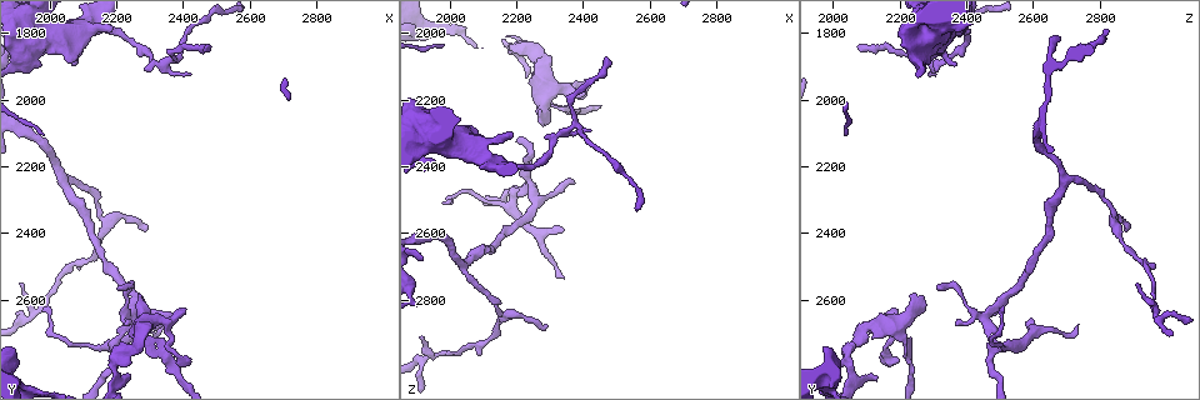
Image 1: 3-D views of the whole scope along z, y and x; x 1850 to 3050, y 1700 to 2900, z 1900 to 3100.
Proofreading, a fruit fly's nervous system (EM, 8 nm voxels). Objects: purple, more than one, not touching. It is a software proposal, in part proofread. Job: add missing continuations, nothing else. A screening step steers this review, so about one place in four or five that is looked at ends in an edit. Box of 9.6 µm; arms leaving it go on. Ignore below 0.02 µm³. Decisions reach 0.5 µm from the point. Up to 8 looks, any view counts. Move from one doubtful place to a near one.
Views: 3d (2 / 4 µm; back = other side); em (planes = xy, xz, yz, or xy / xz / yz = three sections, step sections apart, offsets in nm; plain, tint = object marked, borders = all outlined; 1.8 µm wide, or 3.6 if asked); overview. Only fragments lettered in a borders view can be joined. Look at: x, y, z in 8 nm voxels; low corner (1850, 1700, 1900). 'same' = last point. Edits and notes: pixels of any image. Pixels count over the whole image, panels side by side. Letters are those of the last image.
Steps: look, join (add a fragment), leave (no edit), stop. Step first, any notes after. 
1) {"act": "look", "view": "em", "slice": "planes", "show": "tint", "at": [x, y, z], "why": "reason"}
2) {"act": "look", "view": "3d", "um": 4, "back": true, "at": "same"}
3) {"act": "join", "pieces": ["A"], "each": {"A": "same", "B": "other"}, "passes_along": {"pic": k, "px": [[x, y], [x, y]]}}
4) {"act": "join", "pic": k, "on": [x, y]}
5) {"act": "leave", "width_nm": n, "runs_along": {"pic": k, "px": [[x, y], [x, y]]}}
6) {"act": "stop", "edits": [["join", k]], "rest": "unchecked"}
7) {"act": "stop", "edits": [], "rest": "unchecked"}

{"act": "look", "view": "em", "slice": "xz", "step": 8, "show": "borders", "at": [2340, 2660, 2600], "why": "free end"}

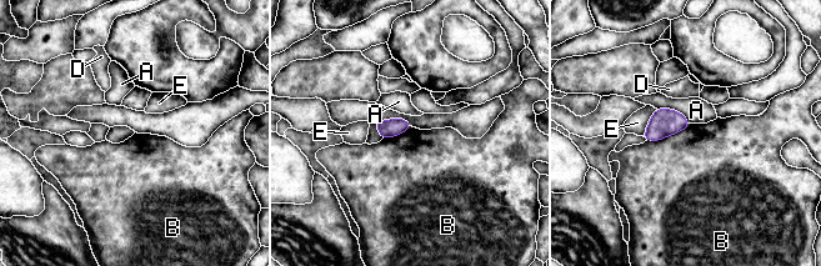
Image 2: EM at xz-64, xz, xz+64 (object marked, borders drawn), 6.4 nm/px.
{"act": "look", "view": "em", "slice": "planes", "show": "borders", "at": "same", "why": "another direction"}

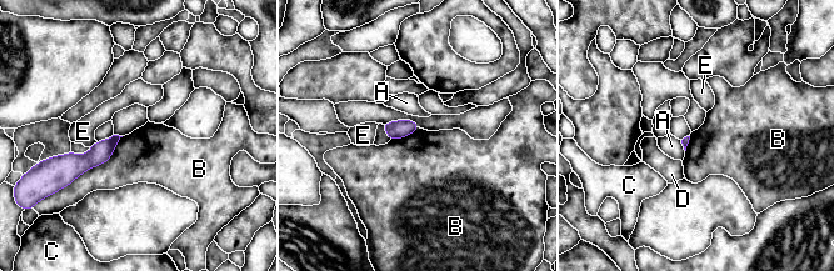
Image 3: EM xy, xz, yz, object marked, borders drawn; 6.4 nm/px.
{"act": "leave", "longest_contact_nm": ["B", 500], "each": {"A": "other", "B": "other", "C": "other", "D": "other", "E": "other"}, "border": {"pic": 3, "px": [[123, 136], [104, 162], [65, 186]]}, "found": "none of them fits"}

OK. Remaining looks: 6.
{"act": "look", "view": "3d", "um": 2, "at": [2220, 2660, 2360]}

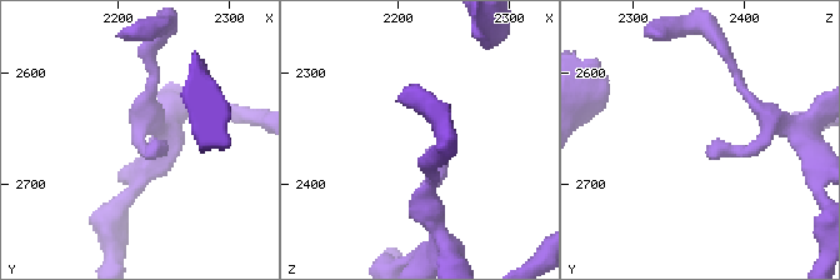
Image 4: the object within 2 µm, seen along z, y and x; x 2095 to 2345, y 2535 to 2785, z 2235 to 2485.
{"act": "look", "view": "em", "slice": "planes", "show": "plain", "at": [2230, 2670, 2366], "why": "now the EM"}

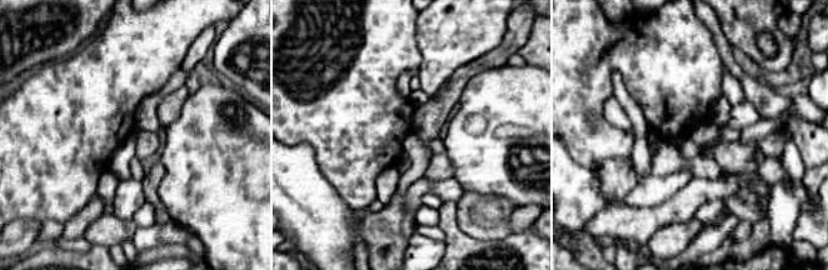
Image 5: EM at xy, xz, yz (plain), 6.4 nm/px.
{"act": "look", "view": "em", "slice": "planes", "show": "borders", "at": "same", "why": "what lies round it"}

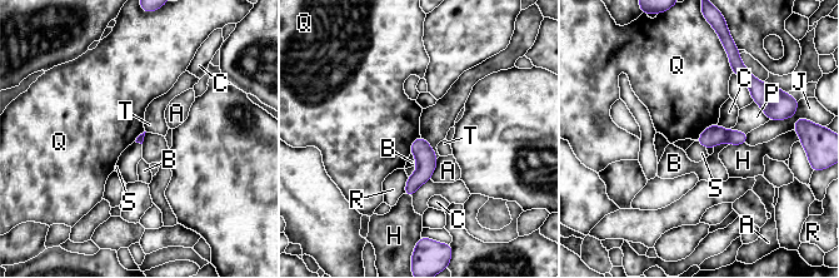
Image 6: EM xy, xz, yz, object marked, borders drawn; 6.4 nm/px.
{"act": "leave", "each": {"A": "other", "B": "other", "C": "other", "H": "other", "J": "other", "P": "other", "Q": "other", "R": "other", "S": "other", "T": "other"}, "border": {"pic": 6, "px": [[717, 124], [709, 124], [695, 139]]}, "found": "none of them fits"}

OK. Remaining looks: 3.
{"act": "look", "view": "3d", "um": 2, "at": [2280, 2670, 2150], "why": "sharp bend"}

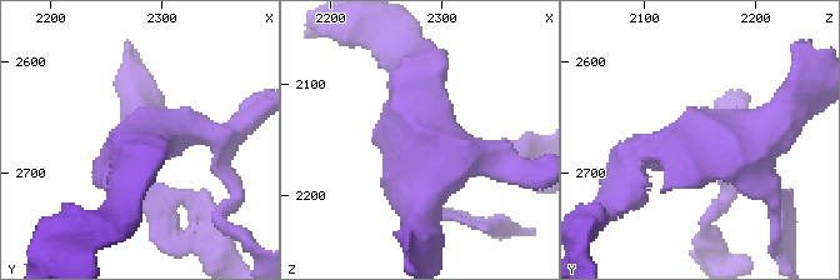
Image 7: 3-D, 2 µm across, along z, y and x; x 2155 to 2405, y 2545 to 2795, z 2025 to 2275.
{"act": "look", "view": "em", "slice": "planes", "show": "plain", "at": [2284, 2668, 2150], "arms": 4, "why": "shape alone is not enough"}

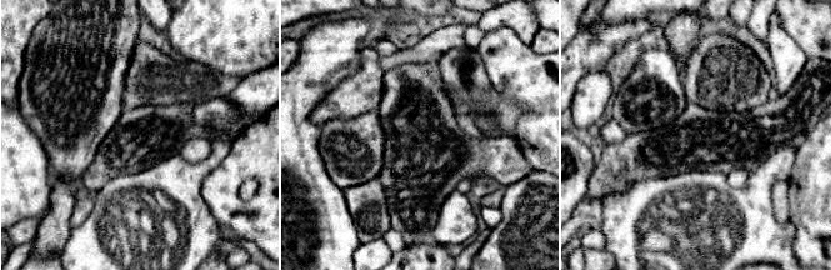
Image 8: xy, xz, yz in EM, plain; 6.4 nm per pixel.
{"act": "look", "view": "em", "slice": "planes", "show": "borders", "at": "same", "why": "see the neighbours"}

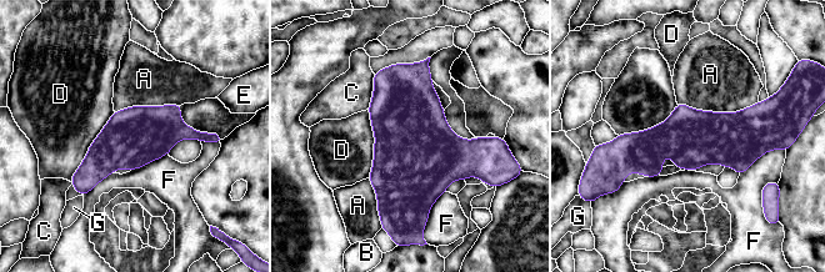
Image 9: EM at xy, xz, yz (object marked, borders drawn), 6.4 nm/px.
{"act": "leave", "width_nm": 360, "each": {"A": "other", "B": "other", "C": "other", "D": "other", "E": "other", "F": "other", "G": "other"}, "border": {"pic": 9, "px": [[114, 111], [70, 181]]}, "found": "no lettered fragment goes on from it"}

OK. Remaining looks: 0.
{"act": "stop", "edits": [], "rest": "unchecked"}

